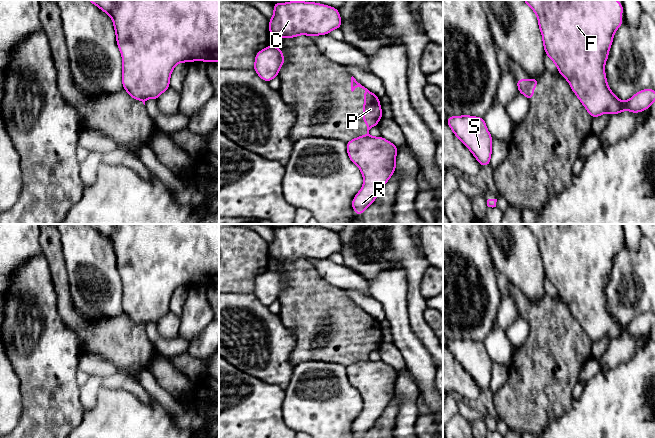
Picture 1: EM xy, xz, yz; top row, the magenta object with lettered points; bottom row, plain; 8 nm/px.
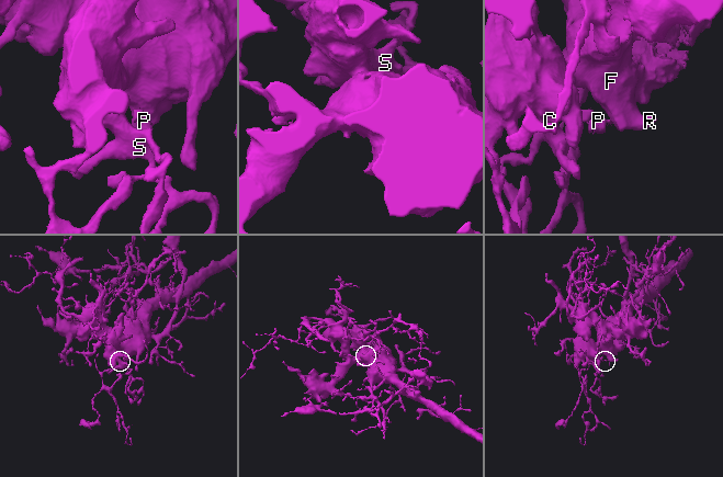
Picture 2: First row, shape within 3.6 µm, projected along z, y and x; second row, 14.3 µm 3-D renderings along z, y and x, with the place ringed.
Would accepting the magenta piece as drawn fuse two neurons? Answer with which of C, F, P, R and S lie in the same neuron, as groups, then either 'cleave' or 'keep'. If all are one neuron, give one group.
groups C F R S / P; cleave

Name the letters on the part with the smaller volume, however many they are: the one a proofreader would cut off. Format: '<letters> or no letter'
P

